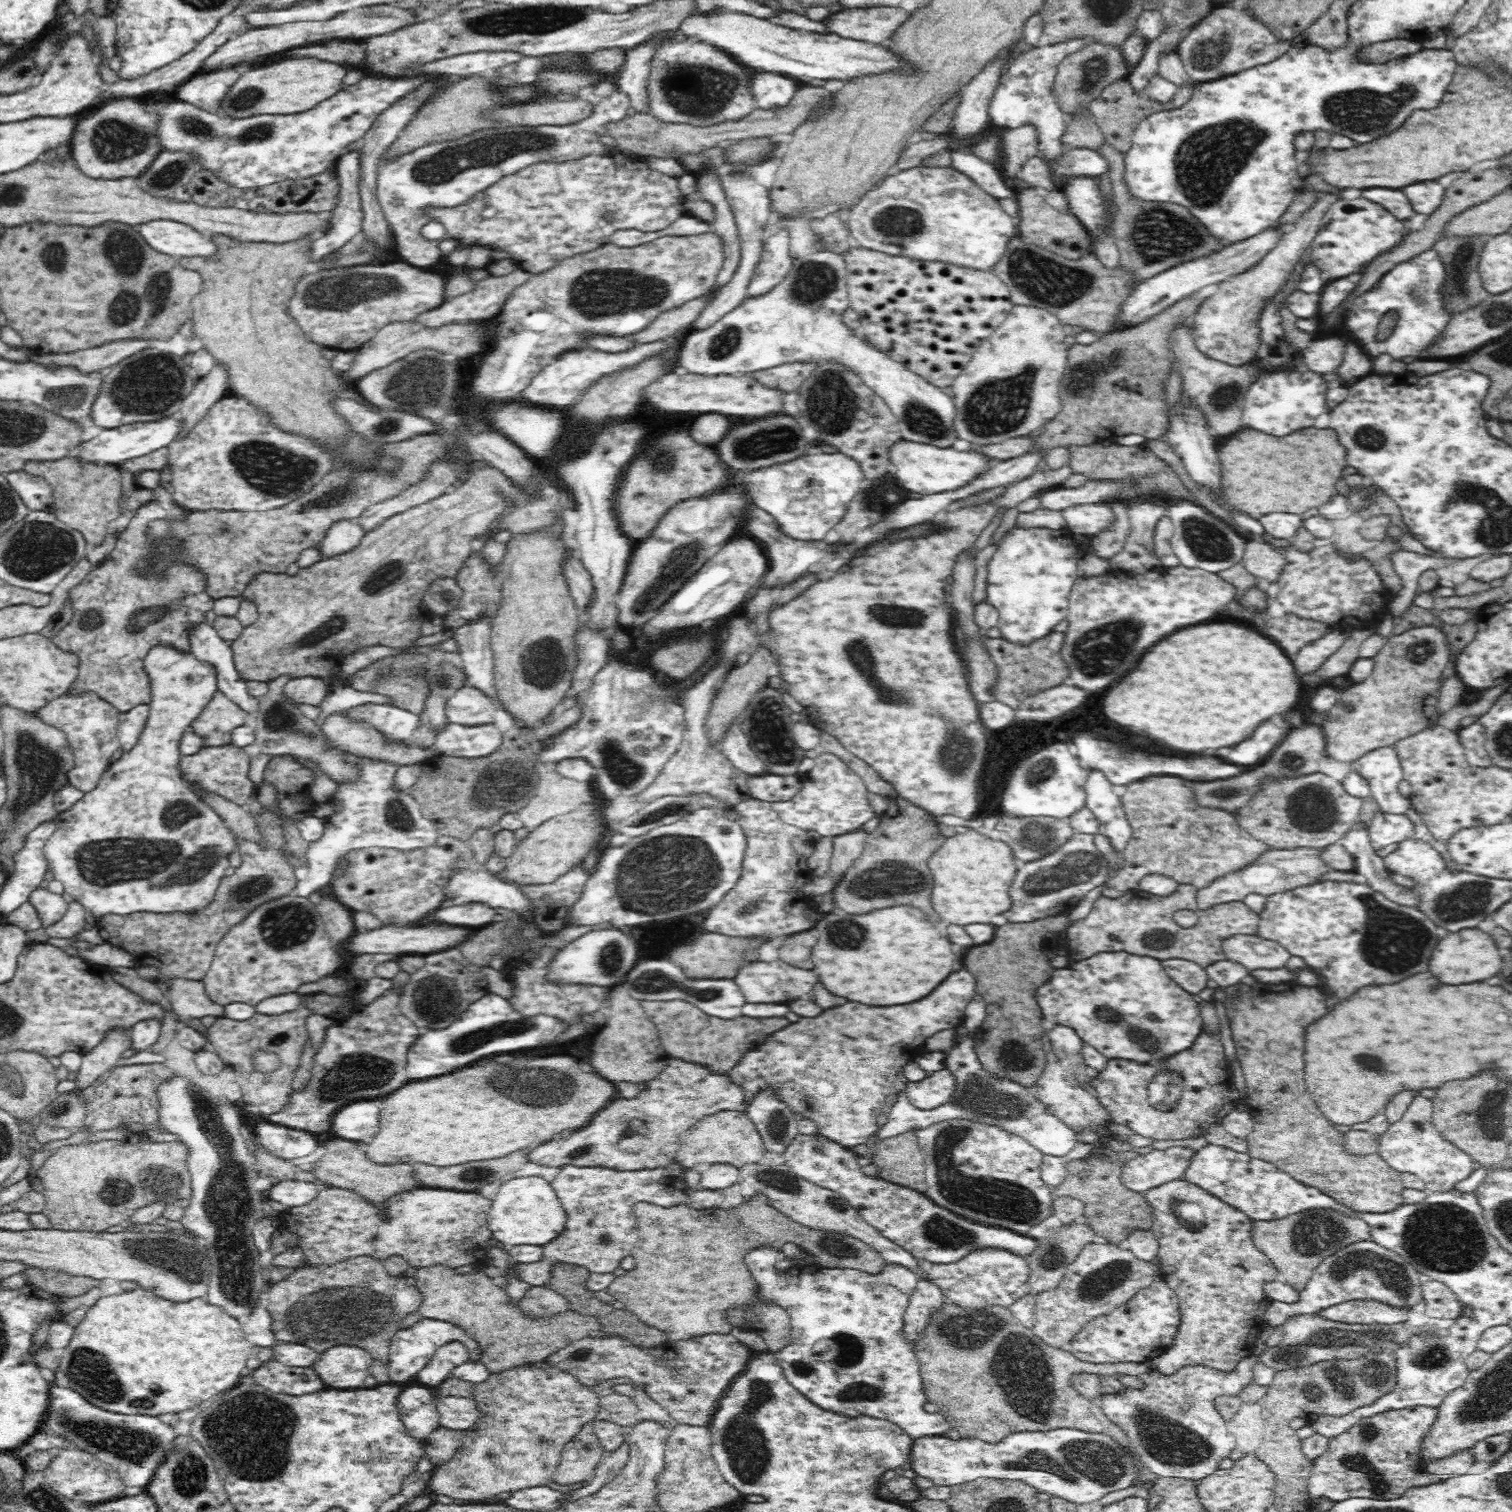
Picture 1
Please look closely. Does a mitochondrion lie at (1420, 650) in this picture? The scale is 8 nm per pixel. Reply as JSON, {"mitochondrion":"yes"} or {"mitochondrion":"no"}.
{"mitochondrion":"yes"}

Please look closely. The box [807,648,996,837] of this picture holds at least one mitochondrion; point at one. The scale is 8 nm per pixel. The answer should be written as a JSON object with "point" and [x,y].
{"point":[957,755]}

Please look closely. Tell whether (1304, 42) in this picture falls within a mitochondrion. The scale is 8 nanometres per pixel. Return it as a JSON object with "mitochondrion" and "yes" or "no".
{"mitochondrion":"no"}

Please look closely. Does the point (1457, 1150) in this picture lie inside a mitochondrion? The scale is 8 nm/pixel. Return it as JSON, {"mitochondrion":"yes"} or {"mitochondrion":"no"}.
{"mitochondrion":"no"}

